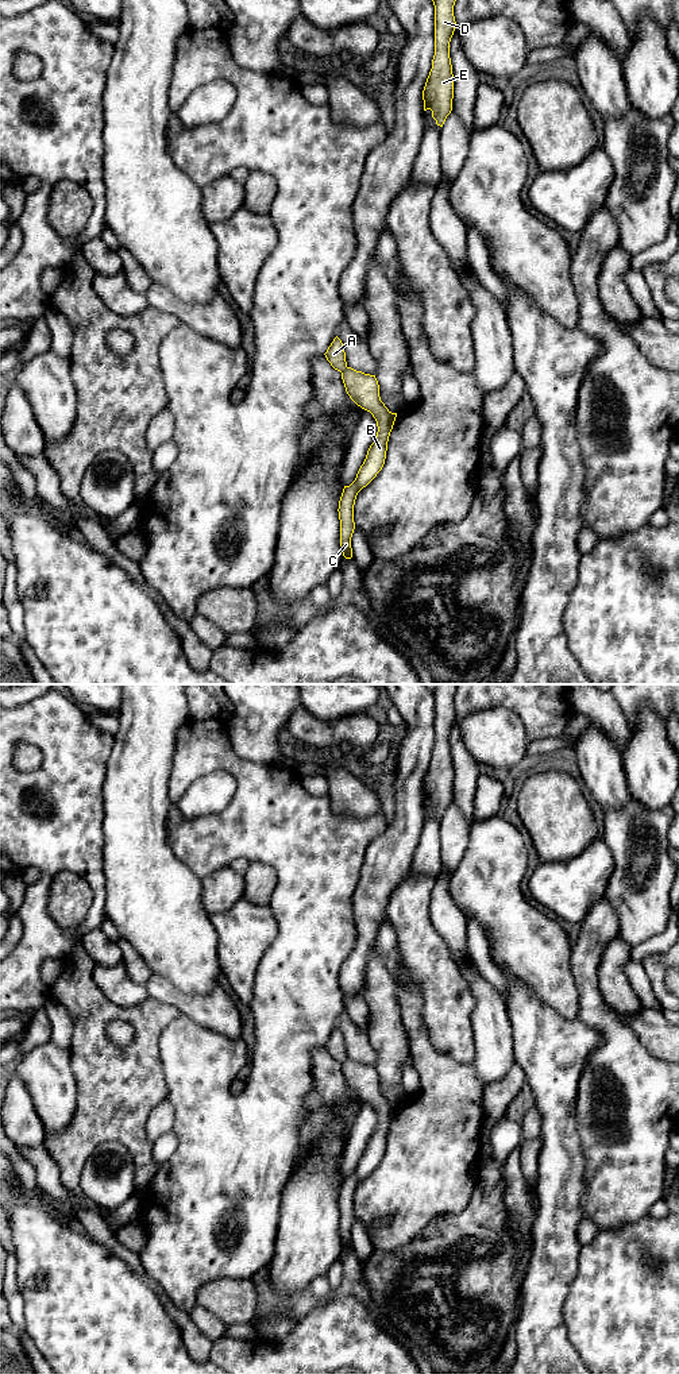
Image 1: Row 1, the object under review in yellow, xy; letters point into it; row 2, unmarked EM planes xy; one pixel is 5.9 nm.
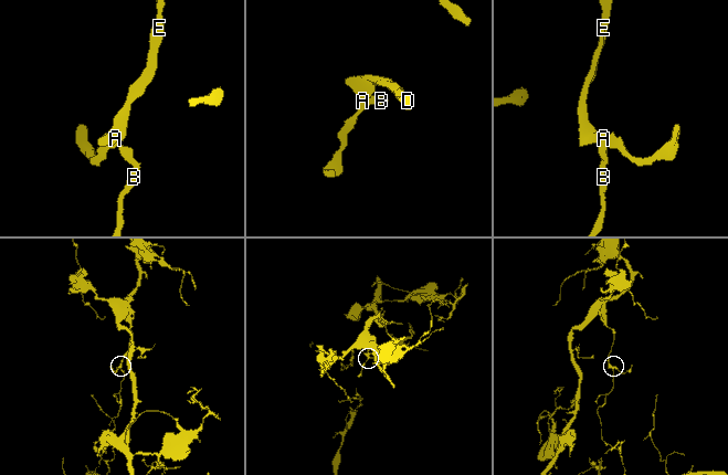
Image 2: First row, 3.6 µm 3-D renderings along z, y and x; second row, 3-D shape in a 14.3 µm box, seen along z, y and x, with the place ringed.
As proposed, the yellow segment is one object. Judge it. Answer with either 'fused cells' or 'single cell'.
fused cells

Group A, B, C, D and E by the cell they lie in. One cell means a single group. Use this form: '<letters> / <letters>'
A D E / B C

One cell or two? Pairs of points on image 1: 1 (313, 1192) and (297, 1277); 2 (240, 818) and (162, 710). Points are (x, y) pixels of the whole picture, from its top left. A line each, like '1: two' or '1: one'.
1: one
2: two

